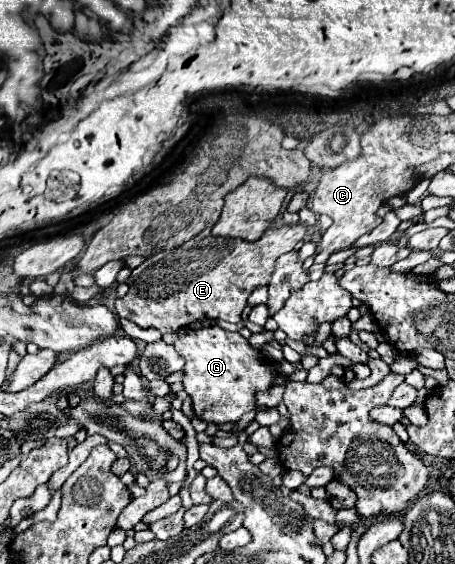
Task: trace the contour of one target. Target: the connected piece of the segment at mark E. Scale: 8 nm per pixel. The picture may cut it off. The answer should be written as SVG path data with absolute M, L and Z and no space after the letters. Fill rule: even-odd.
M306 225L270 227L256 243L224 237L194 237L172 251L160 251L148 257L140 267L132 269L128 279L128 293L114 303L119 317L132 321L138 327L160 329L172 333L194 321L242 321L242 309L248 295L258 285L268 285L274 261L282 253L296 247L306 237Z

